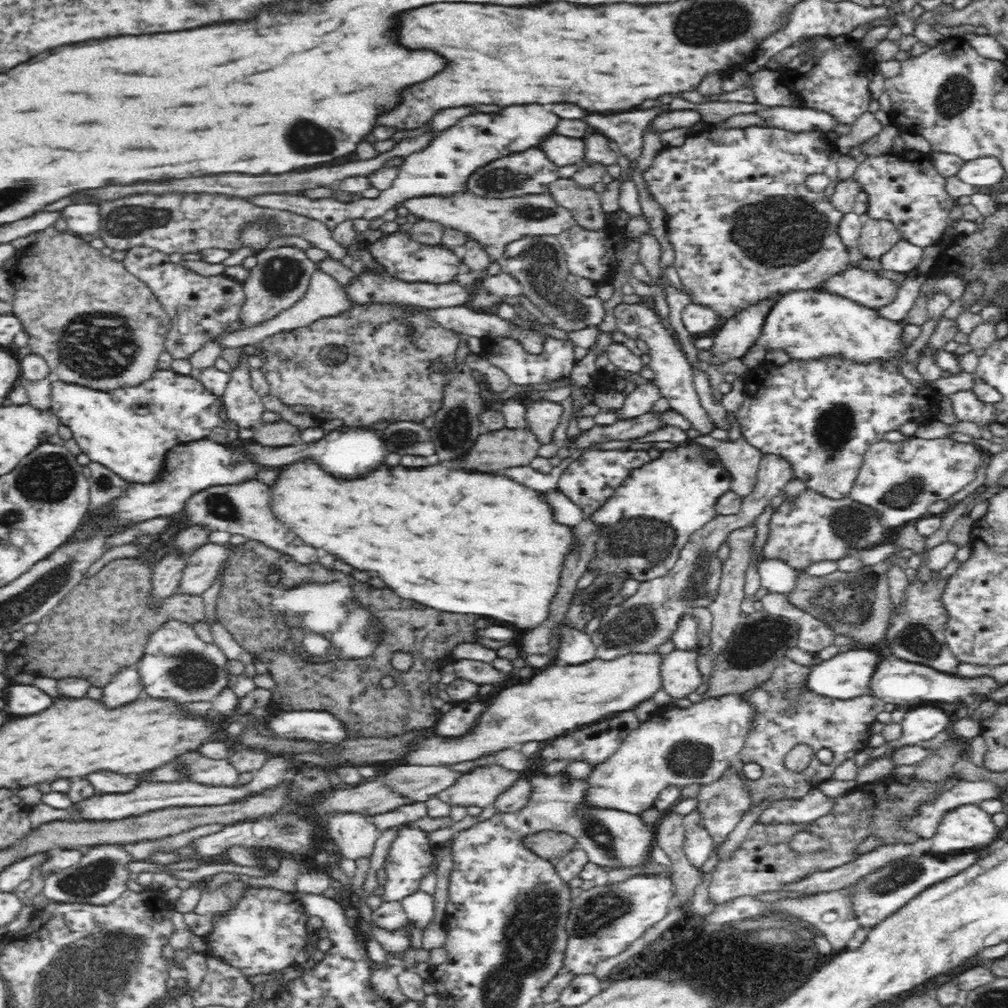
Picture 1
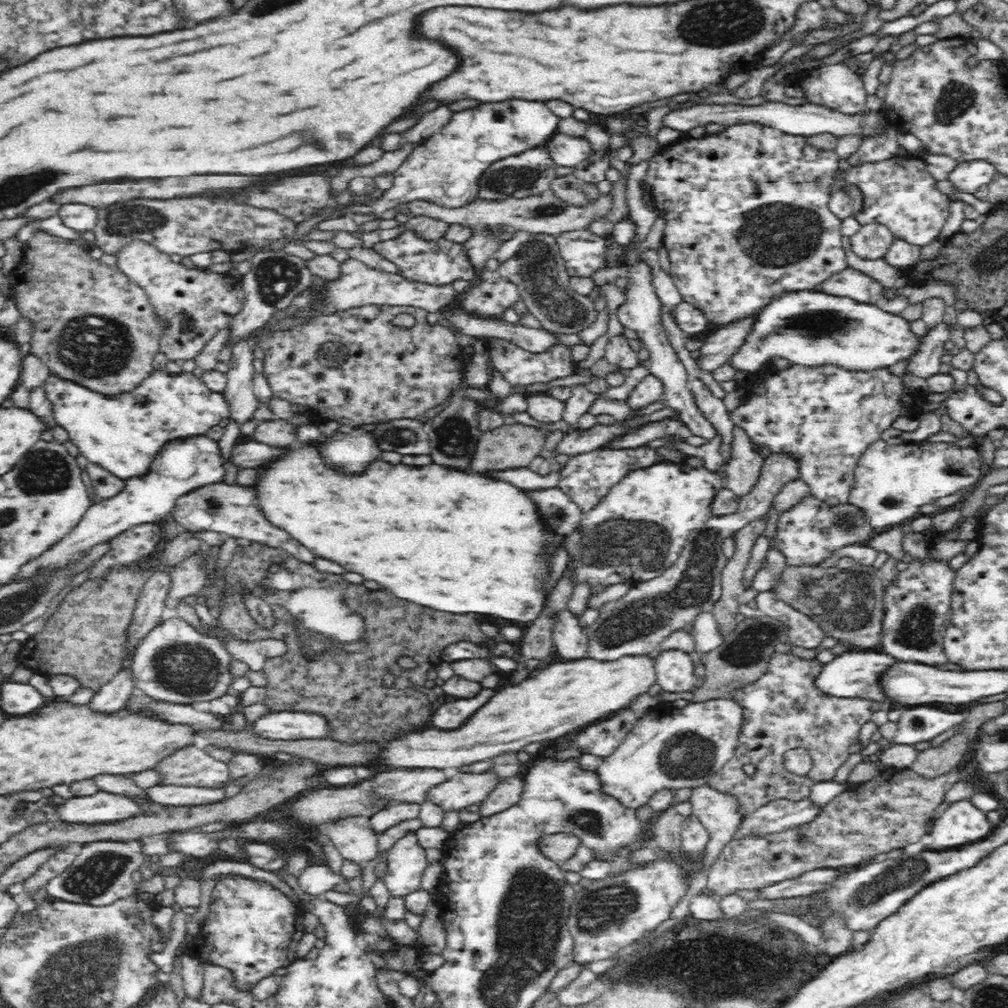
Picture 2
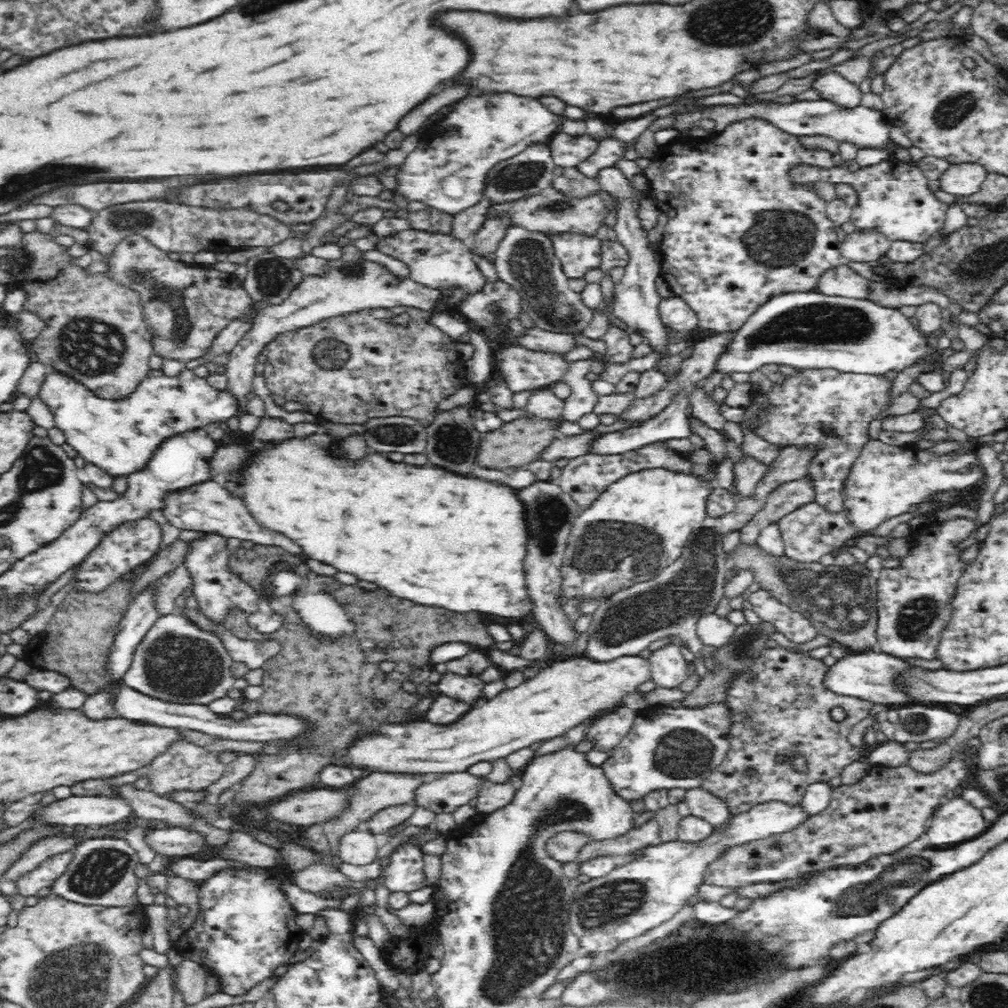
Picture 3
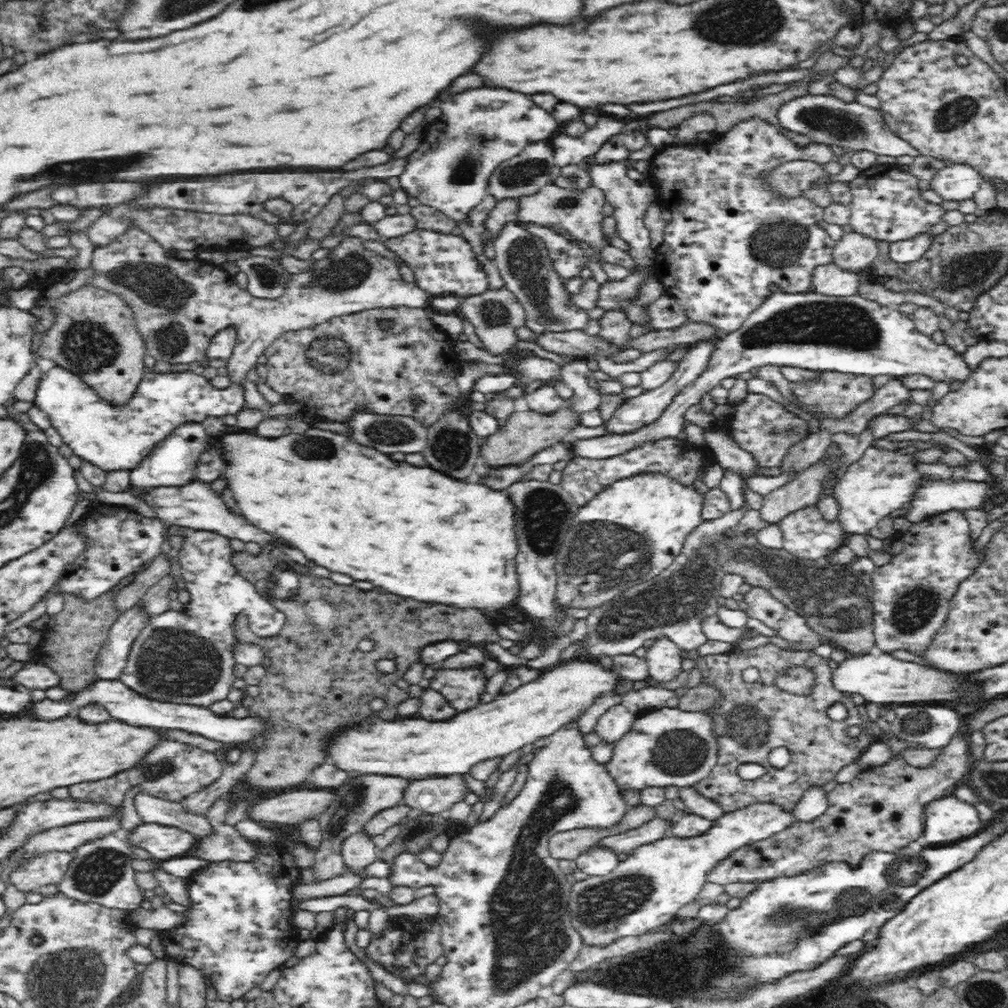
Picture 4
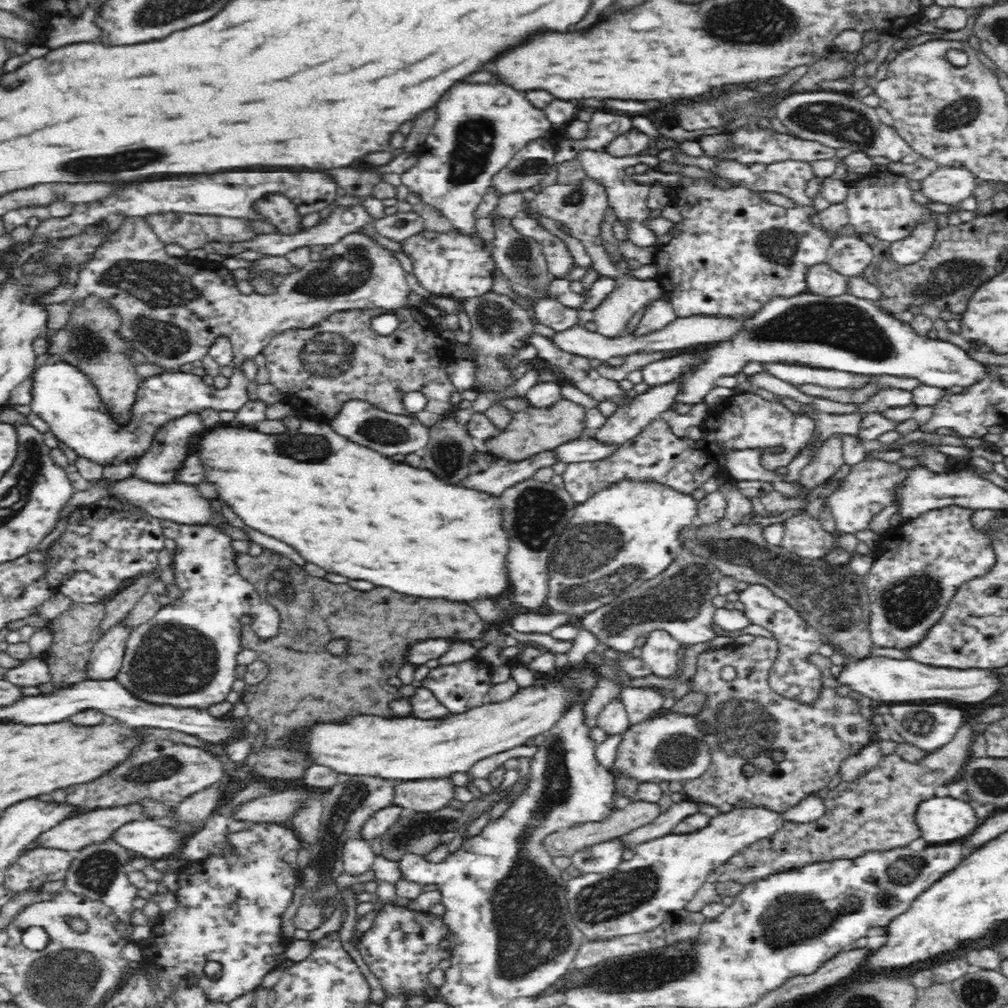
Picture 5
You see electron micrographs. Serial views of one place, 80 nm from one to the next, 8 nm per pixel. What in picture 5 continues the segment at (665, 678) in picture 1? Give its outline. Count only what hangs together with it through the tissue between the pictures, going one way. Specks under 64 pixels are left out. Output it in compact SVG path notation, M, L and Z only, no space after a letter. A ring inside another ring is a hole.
M652 632L641 648L641 659L650 667L651 674L671 678L680 672L680 646L667 632Z

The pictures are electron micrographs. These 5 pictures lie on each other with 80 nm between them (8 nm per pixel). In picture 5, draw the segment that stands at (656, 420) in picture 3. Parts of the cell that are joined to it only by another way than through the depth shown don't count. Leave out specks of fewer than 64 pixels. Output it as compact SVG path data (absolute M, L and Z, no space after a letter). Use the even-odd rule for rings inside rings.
M812 293L797 296L774 296L766 302L759 312L750 319L745 319L742 328L738 329L730 338L718 342L712 350L708 350L705 361L686 382L682 392L675 396L672 412L678 413L682 409L702 402L702 398L716 386L716 382L724 376L742 377L742 372L748 364L757 362L762 364L788 364L806 366L808 368L825 368L852 372L863 376L908 376L924 381L932 387L948 389L953 385L970 386L978 380L985 371L985 366L972 360L964 350L939 339L932 340L926 335L918 334L911 324L906 324L894 318L889 310L881 308L879 304L864 298L857 298L852 294L838 297L826 297ZM594 436L574 439L556 448L558 461L571 463L574 461L594 462L604 460L620 450L622 443L618 441L604 441Z

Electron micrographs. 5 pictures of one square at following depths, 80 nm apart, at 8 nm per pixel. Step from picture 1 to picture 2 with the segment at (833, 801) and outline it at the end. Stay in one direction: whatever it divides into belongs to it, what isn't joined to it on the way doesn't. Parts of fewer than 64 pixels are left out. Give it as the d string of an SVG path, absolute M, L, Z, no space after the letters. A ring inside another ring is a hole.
M810 796L798 801L774 800L751 815L744 816L735 839L740 840L746 836L764 837L770 833L800 827L817 819L822 810L823 807L815 804Z

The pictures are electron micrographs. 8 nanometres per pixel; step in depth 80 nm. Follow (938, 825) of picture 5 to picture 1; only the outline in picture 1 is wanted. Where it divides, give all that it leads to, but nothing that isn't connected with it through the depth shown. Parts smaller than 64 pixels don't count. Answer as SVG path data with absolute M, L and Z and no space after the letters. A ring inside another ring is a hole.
M965 805L954 810L950 810L944 818L931 839L932 845L930 852L938 856L948 856L948 854L968 854L970 850L984 850L988 848L998 836L998 828L994 826L992 815L980 809L978 805Z

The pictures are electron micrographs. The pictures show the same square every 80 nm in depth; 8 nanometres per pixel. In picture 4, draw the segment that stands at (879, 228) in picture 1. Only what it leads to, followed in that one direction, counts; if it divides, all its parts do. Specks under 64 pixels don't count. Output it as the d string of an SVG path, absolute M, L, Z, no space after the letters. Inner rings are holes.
M857 232L844 233L834 248L834 263L848 271L862 272L878 258L879 241Z

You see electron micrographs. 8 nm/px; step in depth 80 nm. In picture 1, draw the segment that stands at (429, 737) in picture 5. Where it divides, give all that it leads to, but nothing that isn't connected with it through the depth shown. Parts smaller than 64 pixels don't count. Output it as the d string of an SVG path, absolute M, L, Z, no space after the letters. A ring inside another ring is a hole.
M654 651L630 653L614 660L596 658L582 666L546 668L528 684L502 690L496 700L487 704L488 710L478 718L482 720L476 724L478 730L472 730L468 738L446 740L432 736L408 752L404 763L448 767L458 762L474 761L528 741L553 739L618 712L633 710L638 704L652 700L652 696L662 688L662 660L664 655Z

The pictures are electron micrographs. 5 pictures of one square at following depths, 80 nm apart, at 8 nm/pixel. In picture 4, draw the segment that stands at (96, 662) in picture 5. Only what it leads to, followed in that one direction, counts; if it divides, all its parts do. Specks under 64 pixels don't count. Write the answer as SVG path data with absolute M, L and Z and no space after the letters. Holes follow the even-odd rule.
M142 602L122 611L110 628L108 642L104 644L97 658L98 678L119 680L126 668L130 650L153 616L146 611Z

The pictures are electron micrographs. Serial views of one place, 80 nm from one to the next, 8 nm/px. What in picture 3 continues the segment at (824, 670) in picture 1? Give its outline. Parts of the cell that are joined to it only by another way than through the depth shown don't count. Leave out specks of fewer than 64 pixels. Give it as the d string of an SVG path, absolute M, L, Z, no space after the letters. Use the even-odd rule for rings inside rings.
M871 650L861 652L848 652L847 656L832 664L824 674L824 688L834 694L861 698L876 704L909 704L907 696L893 684L893 678L906 668L906 662L901 658L880 652L876 654Z

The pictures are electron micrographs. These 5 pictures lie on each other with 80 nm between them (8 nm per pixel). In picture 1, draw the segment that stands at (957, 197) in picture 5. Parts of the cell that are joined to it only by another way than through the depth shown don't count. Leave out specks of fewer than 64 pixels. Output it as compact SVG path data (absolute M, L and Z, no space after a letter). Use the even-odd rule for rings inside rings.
M994 156L966 161L957 174L964 183L974 187L992 187L1007 176L1002 161Z

